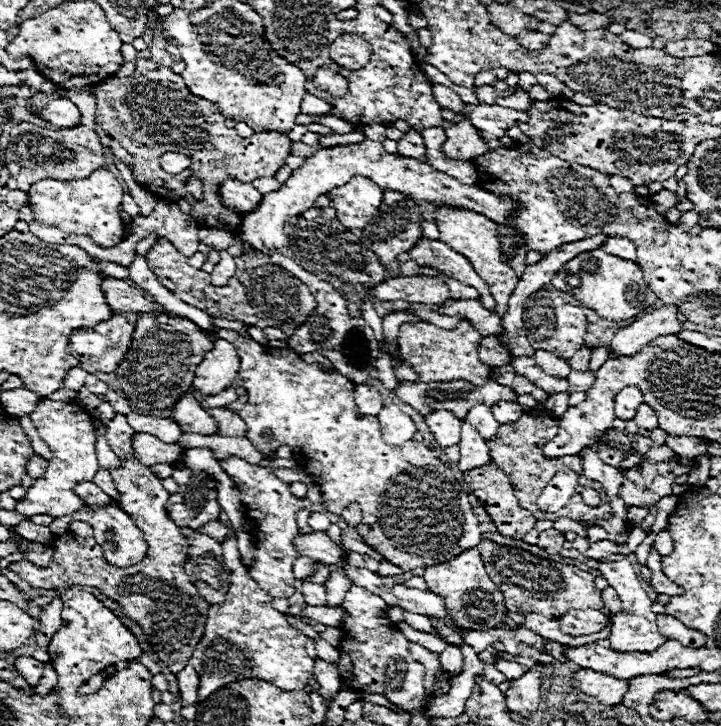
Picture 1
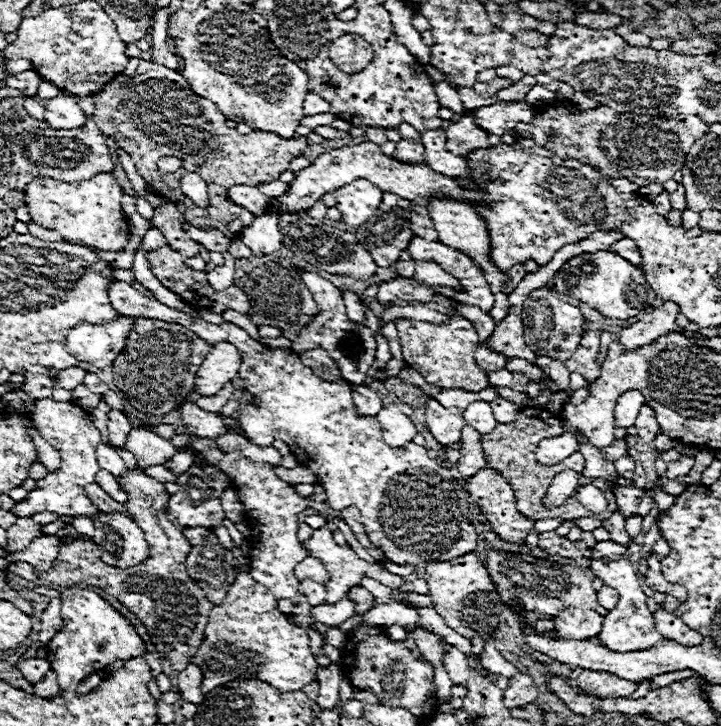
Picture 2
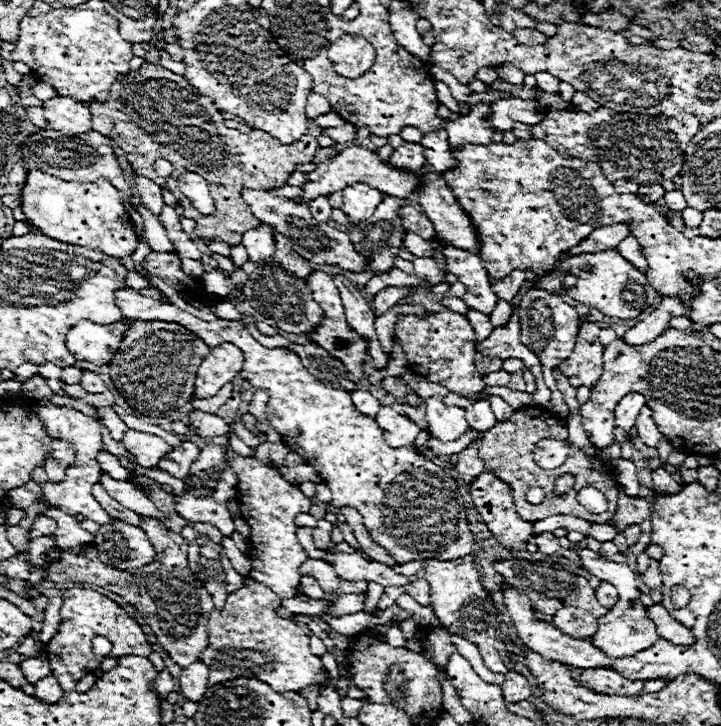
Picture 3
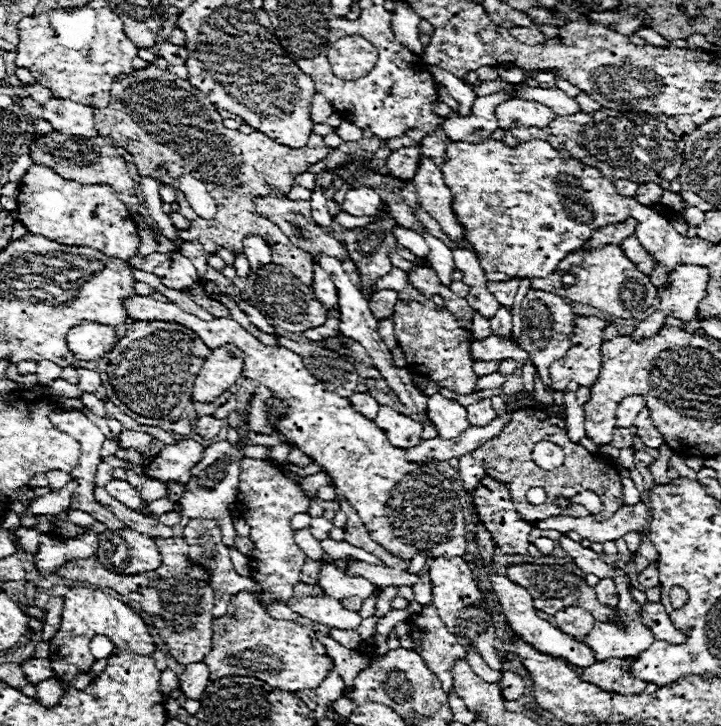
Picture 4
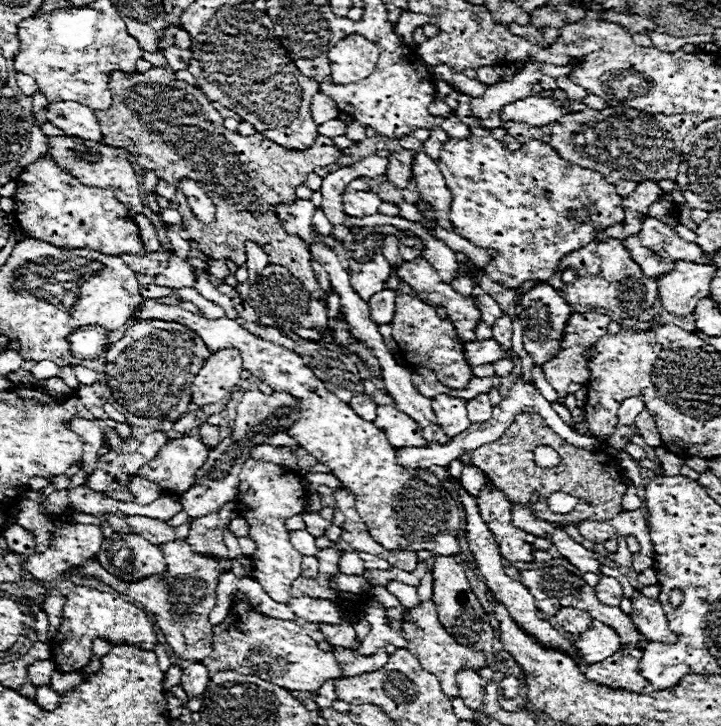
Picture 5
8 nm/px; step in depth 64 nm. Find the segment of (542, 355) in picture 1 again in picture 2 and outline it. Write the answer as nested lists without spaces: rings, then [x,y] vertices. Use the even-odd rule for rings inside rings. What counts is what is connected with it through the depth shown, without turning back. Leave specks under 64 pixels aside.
[[[538,356],[538,366],[548,372],[548,376],[560,386],[562,392],[568,394],[568,398],[572,396],[572,390],[570,390],[570,378],[568,378],[568,370],[562,362],[556,362],[556,360],[550,360],[550,358],[542,358]]]

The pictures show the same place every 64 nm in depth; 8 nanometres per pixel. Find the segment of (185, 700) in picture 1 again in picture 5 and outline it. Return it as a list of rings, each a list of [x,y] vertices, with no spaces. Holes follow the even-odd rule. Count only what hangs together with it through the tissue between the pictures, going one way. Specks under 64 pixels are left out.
[[[194,662],[190,664],[188,668],[184,668],[184,674],[182,674],[182,682],[180,686],[184,688],[184,692],[194,698],[194,696],[200,696],[206,686],[210,682],[210,676],[208,676],[208,670],[202,662]]]

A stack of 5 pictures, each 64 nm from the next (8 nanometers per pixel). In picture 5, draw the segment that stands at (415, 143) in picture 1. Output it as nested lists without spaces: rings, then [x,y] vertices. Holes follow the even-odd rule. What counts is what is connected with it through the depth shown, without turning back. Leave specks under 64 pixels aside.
[[[402,150],[402,152],[394,152],[390,156],[390,164],[388,164],[388,180],[396,186],[396,188],[406,188],[408,180],[412,178],[412,150]]]

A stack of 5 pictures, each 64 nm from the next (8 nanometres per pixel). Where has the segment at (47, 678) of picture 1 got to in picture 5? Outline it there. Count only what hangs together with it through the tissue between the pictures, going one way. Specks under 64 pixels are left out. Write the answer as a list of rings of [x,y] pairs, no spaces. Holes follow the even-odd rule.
[[[50,684],[38,686],[38,688],[36,688],[36,698],[34,698],[34,702],[36,702],[40,708],[44,708],[44,710],[54,710],[54,708],[58,706],[58,702],[60,702],[60,694],[54,692],[54,690],[50,688]]]

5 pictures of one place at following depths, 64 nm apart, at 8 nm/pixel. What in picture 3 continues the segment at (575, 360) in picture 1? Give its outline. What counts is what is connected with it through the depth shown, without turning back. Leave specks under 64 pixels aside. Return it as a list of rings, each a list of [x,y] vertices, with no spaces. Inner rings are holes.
[[[582,322],[580,336],[576,336],[576,348],[572,350],[572,356],[568,356],[568,360],[558,364],[556,370],[560,370],[566,376],[578,376],[582,385],[592,388],[602,376],[602,350],[604,350],[604,346],[600,344],[598,334],[600,334],[600,326],[596,322]]]

